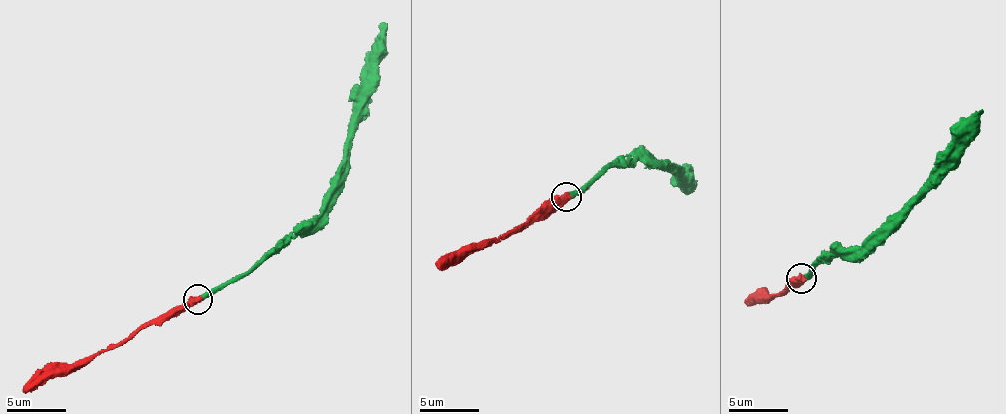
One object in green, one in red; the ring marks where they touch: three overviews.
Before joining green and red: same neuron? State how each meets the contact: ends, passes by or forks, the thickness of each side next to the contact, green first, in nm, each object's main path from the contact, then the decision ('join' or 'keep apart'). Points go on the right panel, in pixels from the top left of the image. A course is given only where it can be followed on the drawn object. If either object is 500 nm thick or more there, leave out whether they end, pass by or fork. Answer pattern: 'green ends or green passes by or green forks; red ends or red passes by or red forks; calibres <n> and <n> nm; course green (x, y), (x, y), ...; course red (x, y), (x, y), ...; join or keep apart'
green ends; red ends; calibres 340 and 480 nm; course green (802, 277), (812, 278), (822, 258), (847, 255), (919, 194), (936, 159), (956, 141), (958, 126), (982, 111); course red (802, 277), (788, 280), (790, 284), (777, 295), (748, 296), (752, 305); join

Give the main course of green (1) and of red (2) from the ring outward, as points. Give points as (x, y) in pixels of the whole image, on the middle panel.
1: (565, 197), (584, 193), (619, 161), (653, 157), (678, 178), (679, 172), (690, 184)
2: (565, 197), (541, 204), (527, 222), (500, 239), (447, 253), (439, 270)

